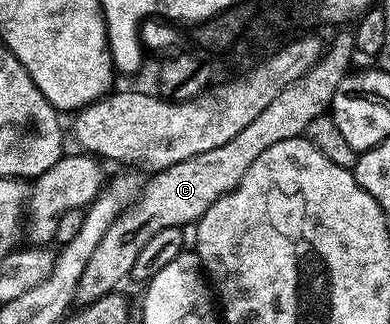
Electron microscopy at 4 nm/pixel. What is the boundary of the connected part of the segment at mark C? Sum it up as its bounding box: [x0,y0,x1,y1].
[76,28,355,307]

